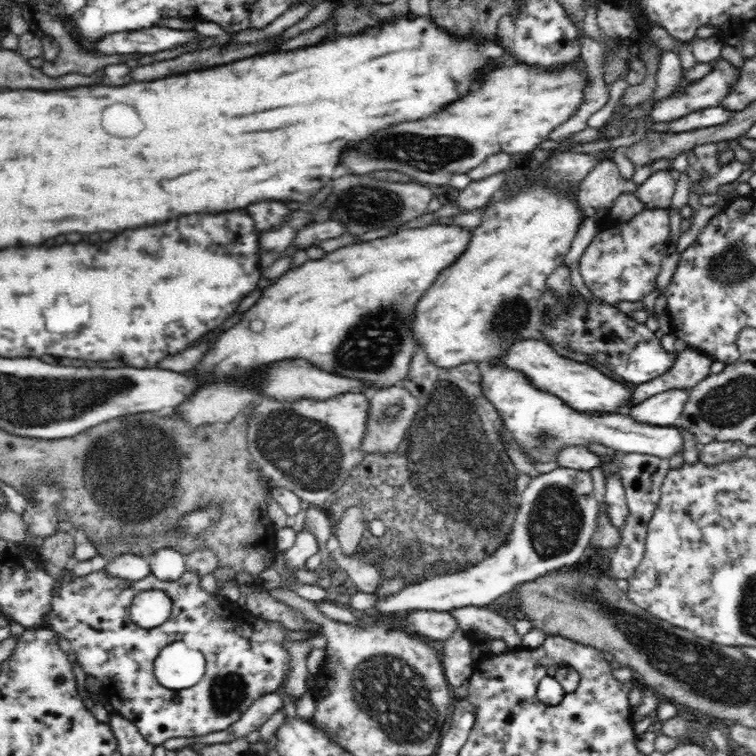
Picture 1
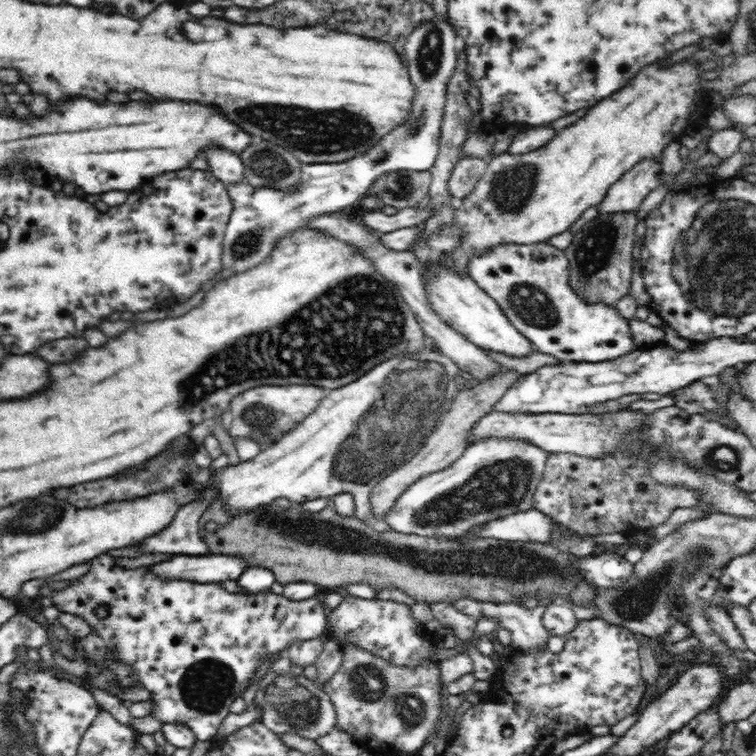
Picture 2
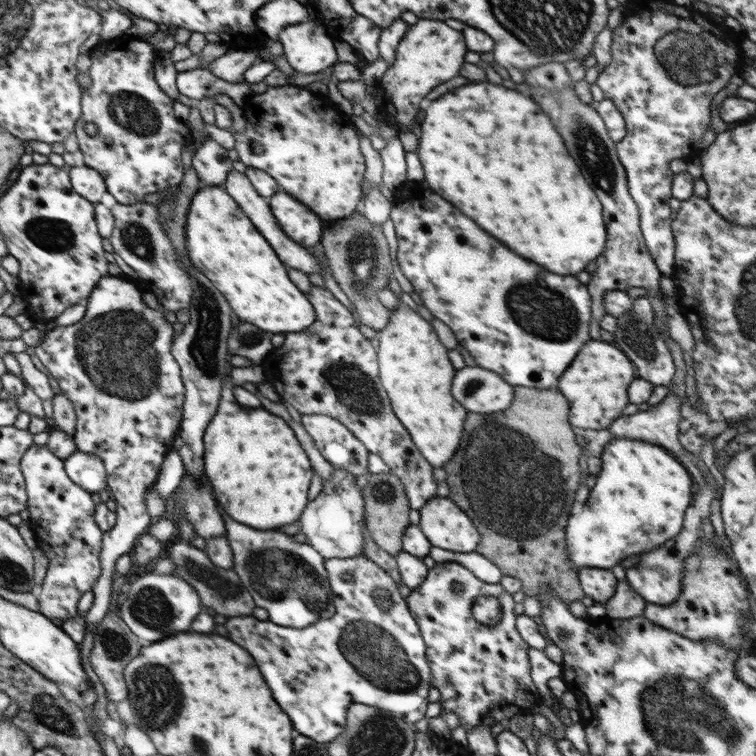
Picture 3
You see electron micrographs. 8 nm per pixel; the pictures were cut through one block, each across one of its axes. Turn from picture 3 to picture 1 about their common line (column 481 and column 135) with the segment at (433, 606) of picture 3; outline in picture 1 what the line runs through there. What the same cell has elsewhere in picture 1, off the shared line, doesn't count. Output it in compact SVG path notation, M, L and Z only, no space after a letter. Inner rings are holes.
M189 568L178 580L173 581L163 581L152 574L140 580L124 580L104 570L74 577L67 569L62 573L62 580L56 581L53 588L49 628L70 641L76 662L87 675L102 682L102 695L109 702L111 712L130 720L154 746L162 745L168 738L206 736L210 732L228 729L262 695L274 692L292 668L290 651L283 644L288 639L286 629L281 622L254 617L237 603L230 603L202 589L200 578L196 571L189 571ZM146 590L162 590L172 603L171 615L151 629L138 626L130 618L134 597ZM178 641L184 641L205 656L204 676L194 686L179 691L162 686L154 672L158 653L165 646ZM176 694L181 699L178 703L173 700Z

